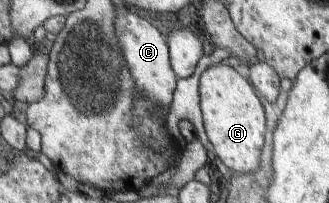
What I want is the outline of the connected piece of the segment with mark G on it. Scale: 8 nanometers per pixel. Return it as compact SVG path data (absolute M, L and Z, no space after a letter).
M217 63L202 74L200 93L205 128L217 157L233 174L247 174L257 170L267 119L264 105L250 81L239 68Z

